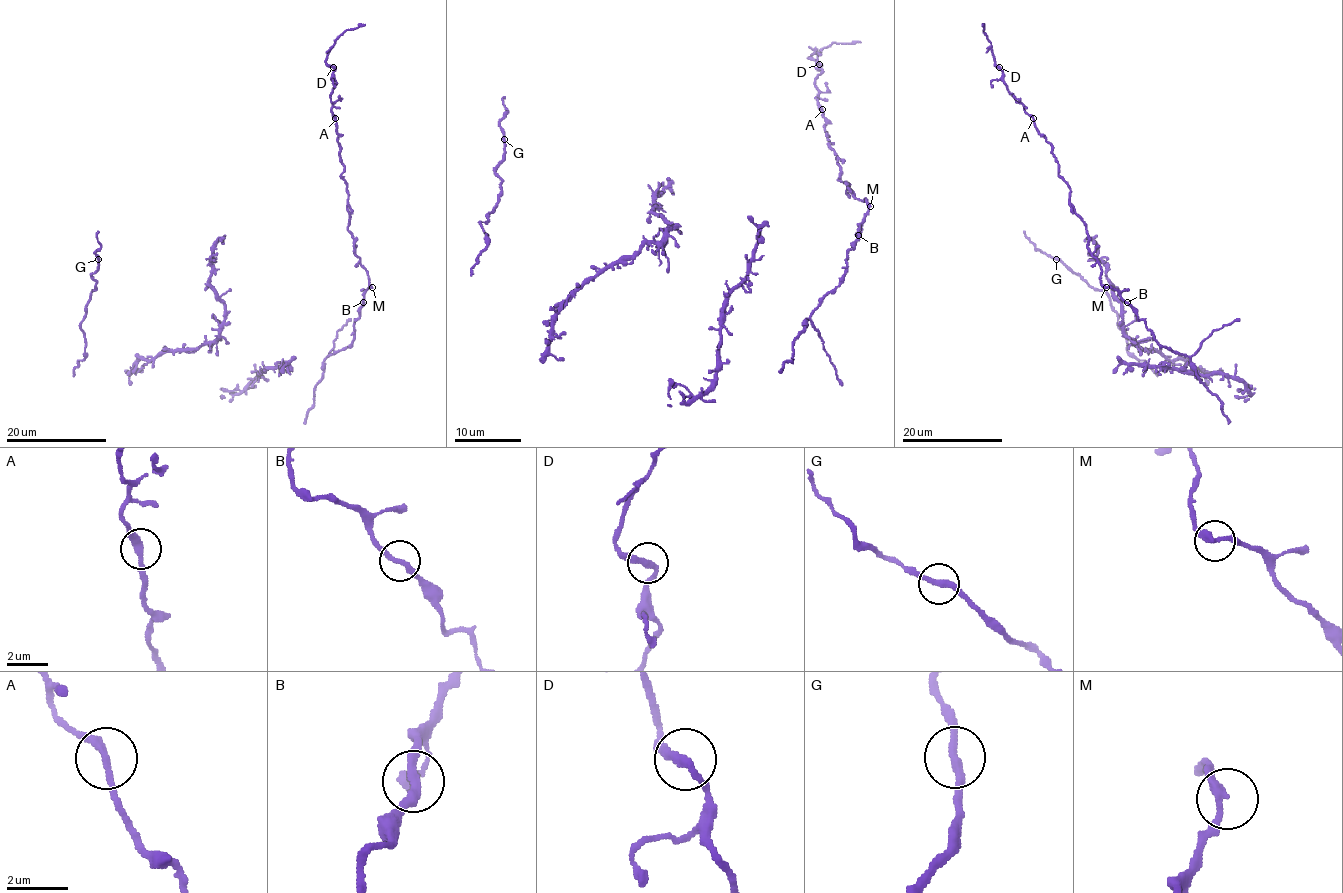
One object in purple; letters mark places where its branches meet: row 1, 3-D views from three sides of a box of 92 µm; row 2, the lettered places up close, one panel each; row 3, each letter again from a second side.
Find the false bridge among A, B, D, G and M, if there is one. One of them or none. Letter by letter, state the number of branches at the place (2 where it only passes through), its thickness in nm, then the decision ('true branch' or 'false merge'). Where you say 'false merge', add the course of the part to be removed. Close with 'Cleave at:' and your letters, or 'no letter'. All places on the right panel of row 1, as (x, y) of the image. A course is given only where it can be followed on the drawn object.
A: branches 2; calibre 280 nm; true branch
B: branches 2; calibre 280 nm; true branch
D: branches 2; calibre 240 nm; true branch
G: branches 2; calibre 260 nm; true branch
M: branches 2; calibre 280 nm; true branch
Cleave at: no letter

